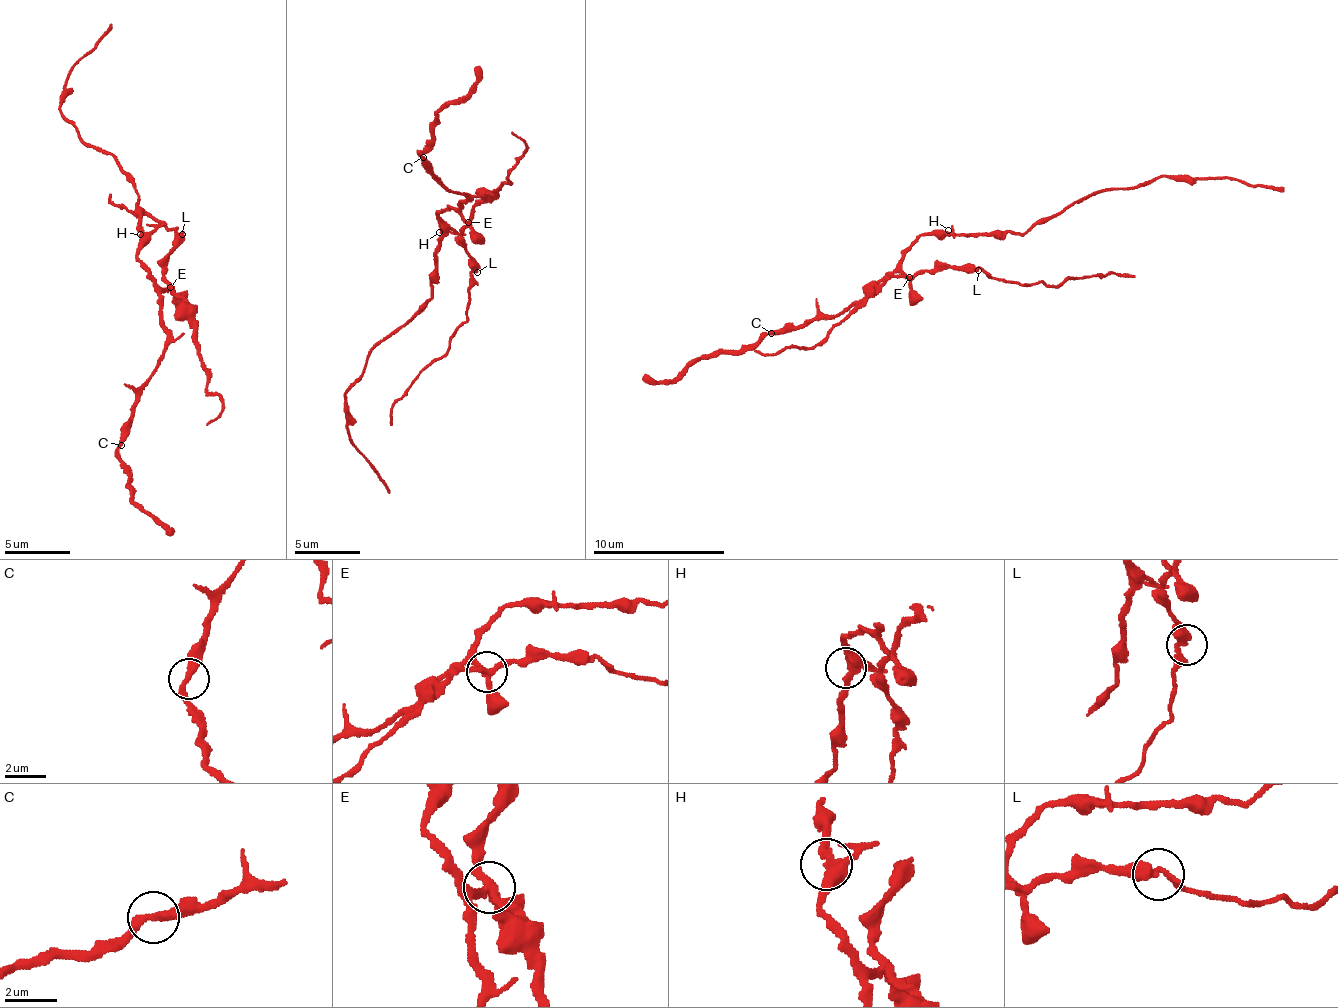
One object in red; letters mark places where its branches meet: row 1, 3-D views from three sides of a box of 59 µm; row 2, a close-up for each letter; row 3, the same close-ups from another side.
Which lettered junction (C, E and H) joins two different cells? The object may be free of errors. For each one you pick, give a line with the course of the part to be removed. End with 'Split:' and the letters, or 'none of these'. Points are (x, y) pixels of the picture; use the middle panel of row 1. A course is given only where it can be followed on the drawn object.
E: (469, 223), (463, 245), (470, 257), (466, 318), (448, 350), (429, 363), (395, 404), (391, 426)
Split: E

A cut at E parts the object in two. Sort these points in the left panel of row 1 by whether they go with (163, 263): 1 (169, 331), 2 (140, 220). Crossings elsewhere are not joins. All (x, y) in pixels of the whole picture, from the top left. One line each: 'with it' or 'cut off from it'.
1: cut off from it
2: cut off from it

